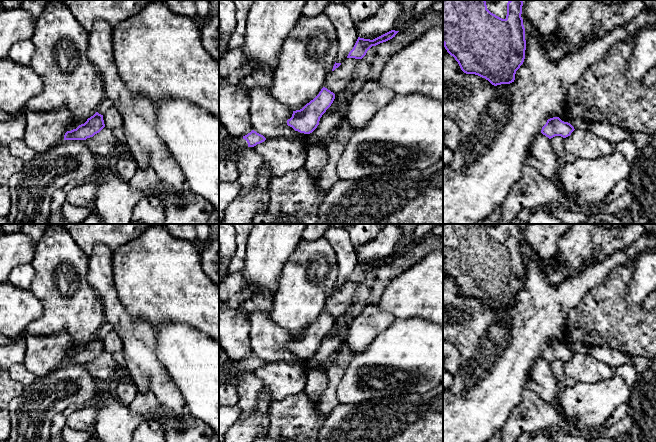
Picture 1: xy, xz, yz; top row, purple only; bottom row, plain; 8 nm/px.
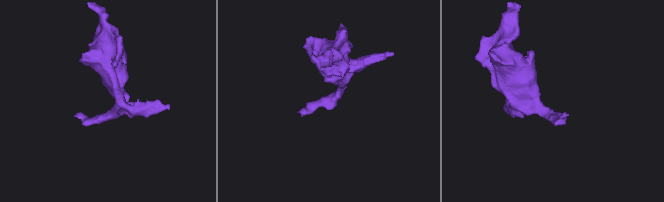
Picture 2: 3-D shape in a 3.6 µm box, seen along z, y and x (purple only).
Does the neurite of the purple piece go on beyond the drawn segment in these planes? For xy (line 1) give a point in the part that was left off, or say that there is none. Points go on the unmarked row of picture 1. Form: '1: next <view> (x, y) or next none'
1: next none

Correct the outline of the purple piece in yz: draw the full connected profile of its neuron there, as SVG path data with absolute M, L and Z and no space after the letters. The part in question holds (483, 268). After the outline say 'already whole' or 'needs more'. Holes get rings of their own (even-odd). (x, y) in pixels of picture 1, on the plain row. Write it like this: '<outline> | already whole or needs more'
M443 224L443 268L464 297L485 302L494 310L514 306L526 274L522 230L522 224L499 224L496 227L485 224Z | needs more

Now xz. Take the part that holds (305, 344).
M323 311L319 318L302 333L293 335L292 341L287 344L287 349L300 357L312 357L334 323L335 318Z | already whole

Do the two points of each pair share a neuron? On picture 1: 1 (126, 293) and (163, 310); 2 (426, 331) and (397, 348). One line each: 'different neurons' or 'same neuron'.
1: same neuron
2: same neuron

